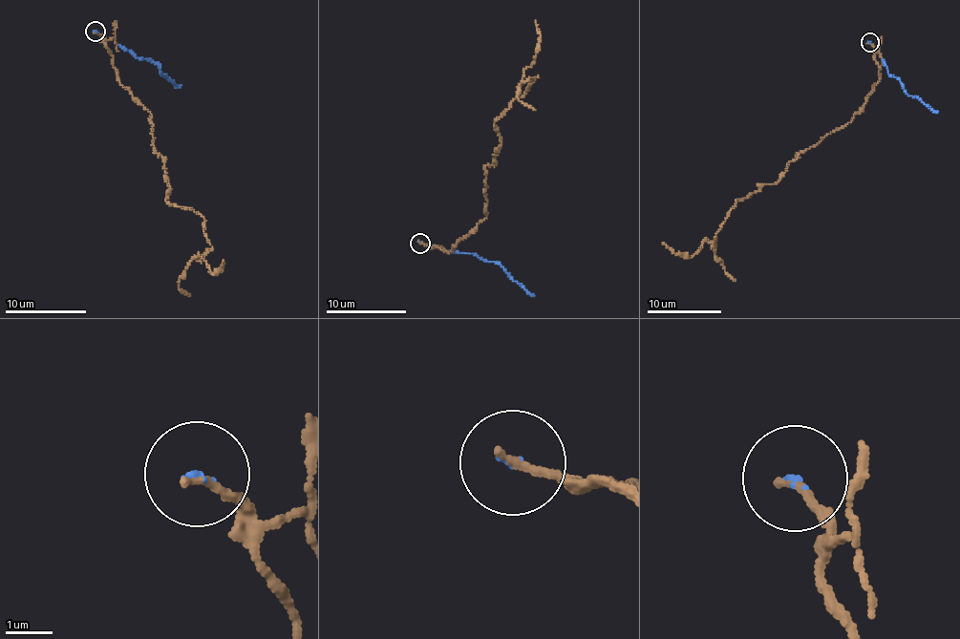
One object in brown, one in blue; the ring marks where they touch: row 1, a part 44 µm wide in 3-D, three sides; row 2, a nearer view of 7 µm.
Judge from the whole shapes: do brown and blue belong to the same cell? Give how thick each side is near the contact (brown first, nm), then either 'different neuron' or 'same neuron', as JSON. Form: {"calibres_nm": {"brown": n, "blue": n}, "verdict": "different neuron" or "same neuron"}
{"calibres_nm": {"brown": 190, "blue": 80}, "verdict": "different neuron"}

